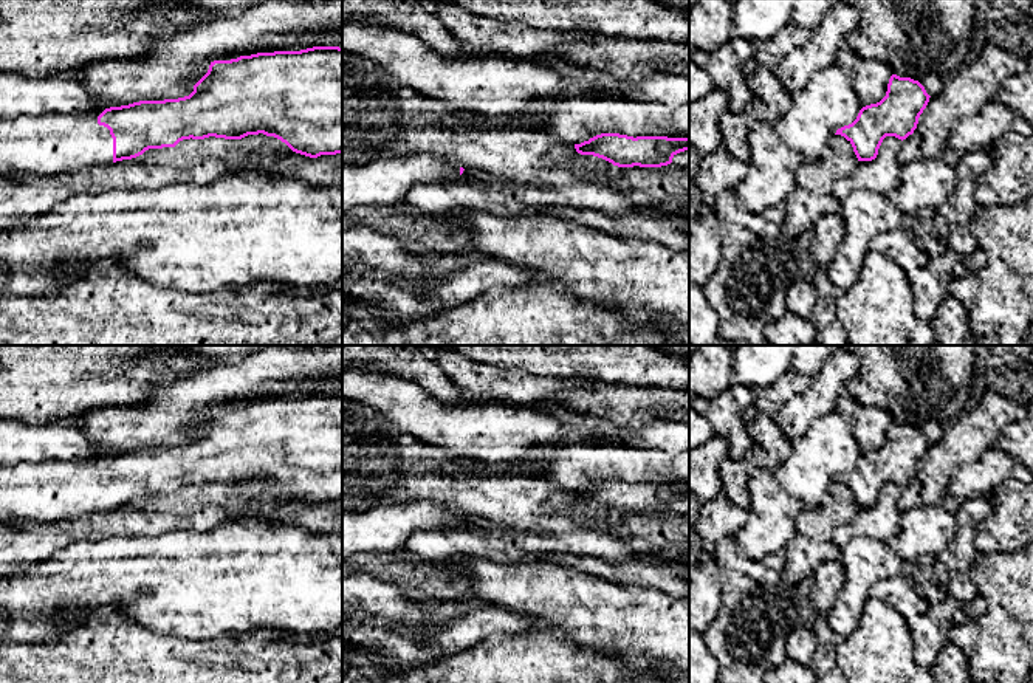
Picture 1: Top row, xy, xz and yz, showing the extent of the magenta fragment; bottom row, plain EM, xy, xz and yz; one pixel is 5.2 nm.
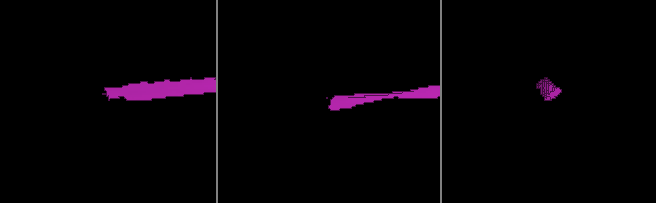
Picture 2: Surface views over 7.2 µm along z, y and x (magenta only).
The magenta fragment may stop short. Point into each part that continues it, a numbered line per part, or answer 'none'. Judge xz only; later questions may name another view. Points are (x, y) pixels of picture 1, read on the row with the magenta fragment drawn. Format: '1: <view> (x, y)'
1: xz (383, 185)

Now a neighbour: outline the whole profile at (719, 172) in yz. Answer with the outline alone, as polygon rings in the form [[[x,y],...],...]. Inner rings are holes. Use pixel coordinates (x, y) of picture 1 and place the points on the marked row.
[[[725,146],[702,156],[695,186],[700,190],[703,204],[716,209],[716,200],[728,190],[736,190],[746,170],[748,163],[734,158]]]

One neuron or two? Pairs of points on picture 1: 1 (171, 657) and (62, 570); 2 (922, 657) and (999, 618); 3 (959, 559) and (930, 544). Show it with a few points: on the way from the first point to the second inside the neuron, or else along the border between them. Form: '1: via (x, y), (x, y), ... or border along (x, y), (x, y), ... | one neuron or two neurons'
1: border along (72, 610), (115, 606), (140, 623) | two neurons
2: border along (950, 629), (948, 640) | two neurons
3: border along (954, 516), (954, 538), (936, 556) | two neurons

